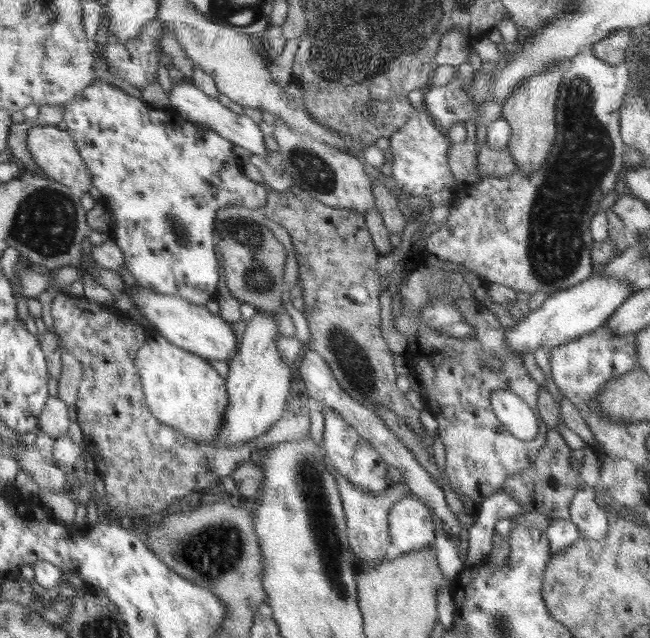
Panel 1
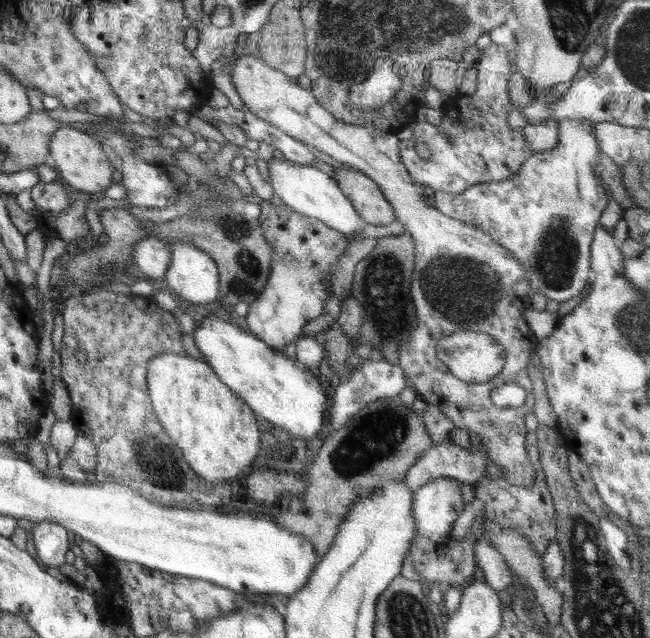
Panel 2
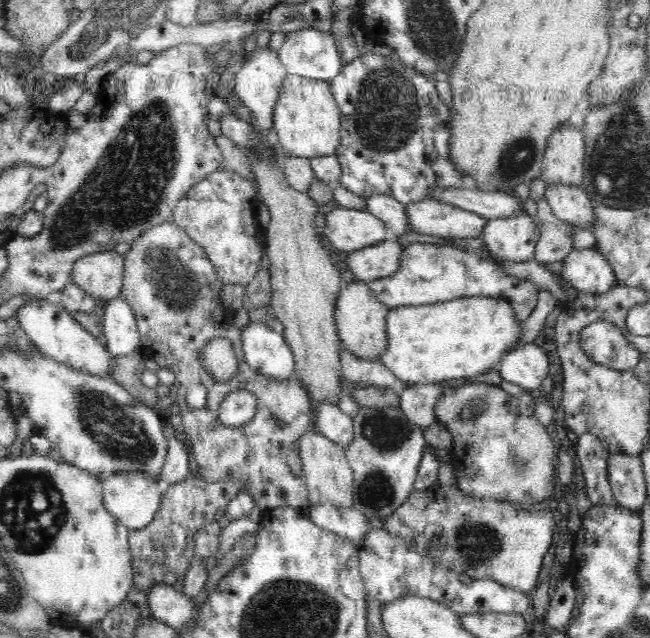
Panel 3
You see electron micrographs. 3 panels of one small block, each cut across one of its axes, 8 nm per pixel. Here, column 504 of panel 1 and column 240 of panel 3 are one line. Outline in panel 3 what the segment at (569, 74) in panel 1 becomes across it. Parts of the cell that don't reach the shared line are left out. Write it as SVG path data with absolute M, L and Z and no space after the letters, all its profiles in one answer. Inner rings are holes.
M216 169L208 177L191 186L177 202L173 222L186 231L190 239L206 252L214 264L218 280L222 284L247 286L260 270L265 248L258 242L255 217L258 192L252 181L231 169Z

